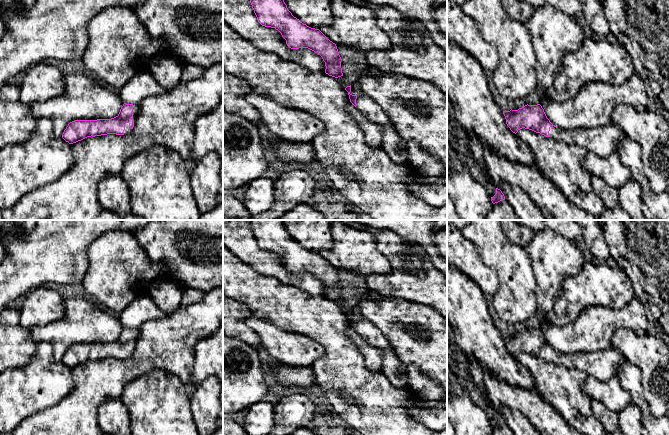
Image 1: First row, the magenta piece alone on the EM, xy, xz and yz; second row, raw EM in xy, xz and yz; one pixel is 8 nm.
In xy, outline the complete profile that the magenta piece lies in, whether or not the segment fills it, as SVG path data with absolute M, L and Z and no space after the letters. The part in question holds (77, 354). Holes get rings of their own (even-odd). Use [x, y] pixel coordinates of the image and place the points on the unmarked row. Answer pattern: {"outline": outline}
{"outline": "M124 327L119 338L114 342L72 345L64 354L62 362L69 368L73 368L91 360L127 359L134 351L139 335L139 328Z"}

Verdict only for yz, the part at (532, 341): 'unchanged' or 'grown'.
grown

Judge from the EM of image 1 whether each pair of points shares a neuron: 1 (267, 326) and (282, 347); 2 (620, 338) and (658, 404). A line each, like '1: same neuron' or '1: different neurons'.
1: same neuron
2: same neuron

